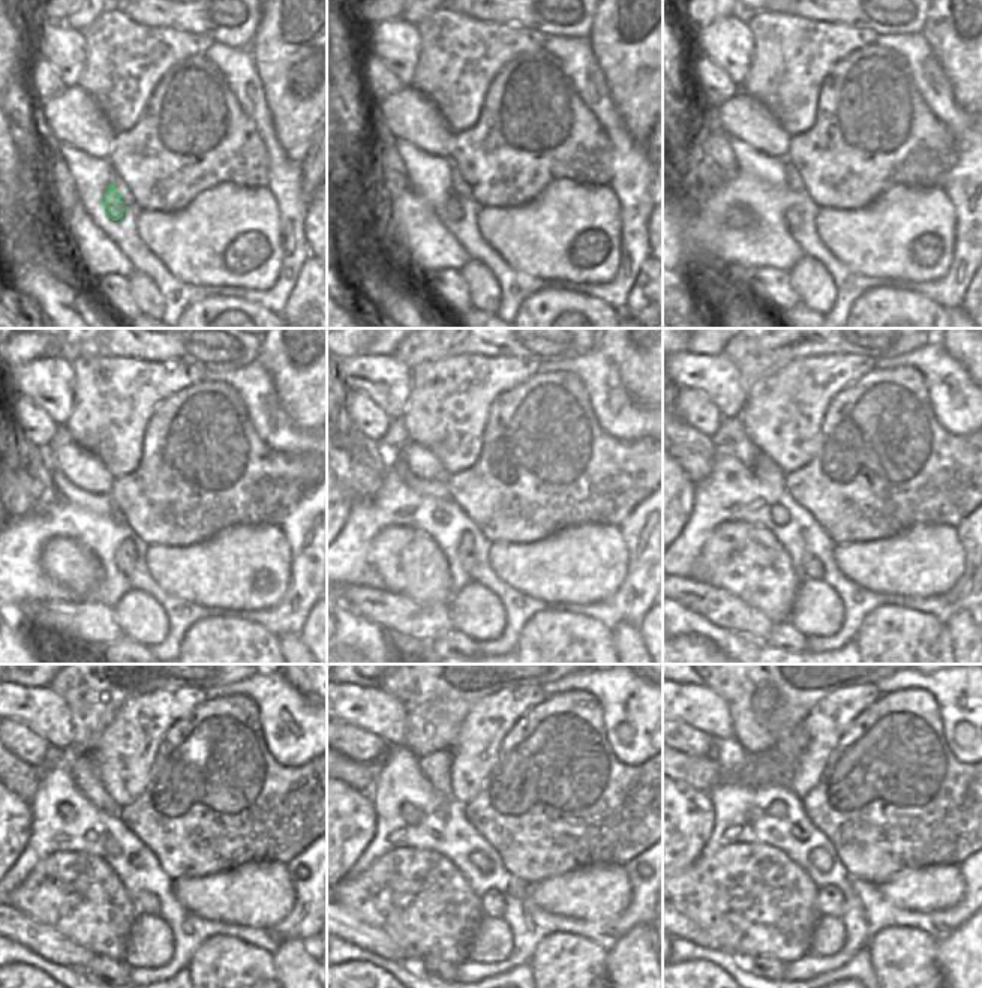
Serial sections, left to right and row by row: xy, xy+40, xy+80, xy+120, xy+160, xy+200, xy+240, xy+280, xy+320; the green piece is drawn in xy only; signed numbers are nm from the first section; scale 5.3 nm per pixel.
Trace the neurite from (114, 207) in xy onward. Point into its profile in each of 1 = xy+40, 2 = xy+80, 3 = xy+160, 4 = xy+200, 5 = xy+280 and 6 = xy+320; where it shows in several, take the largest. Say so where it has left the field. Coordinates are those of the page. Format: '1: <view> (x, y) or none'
1: xy+40 (455, 210)
2: xy+80 (793, 216)
3: xy+160 (467, 559)
4: xy+200 (811, 567)
5: xy+280 (490, 903)
6: xy+320 (829, 901)

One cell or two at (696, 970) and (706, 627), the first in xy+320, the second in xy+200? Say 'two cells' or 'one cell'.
two cells

